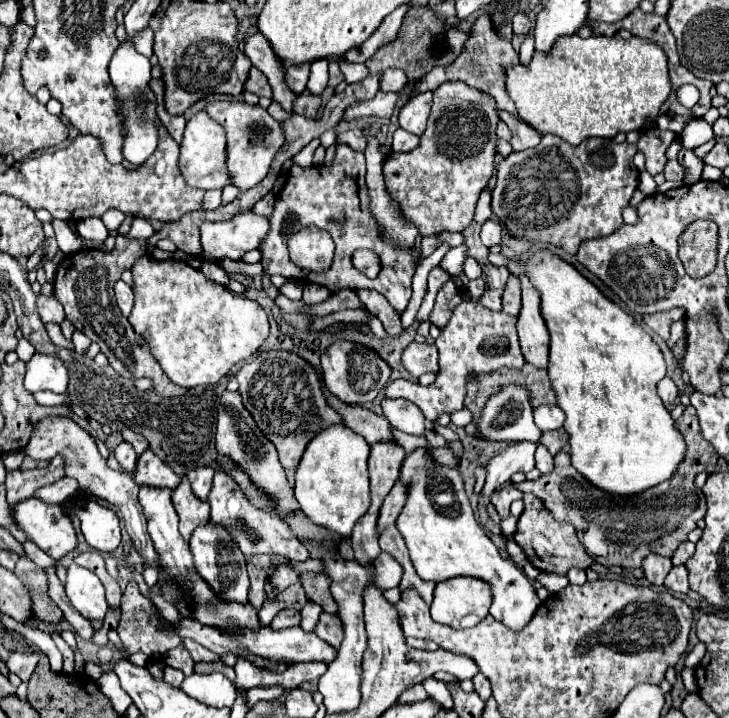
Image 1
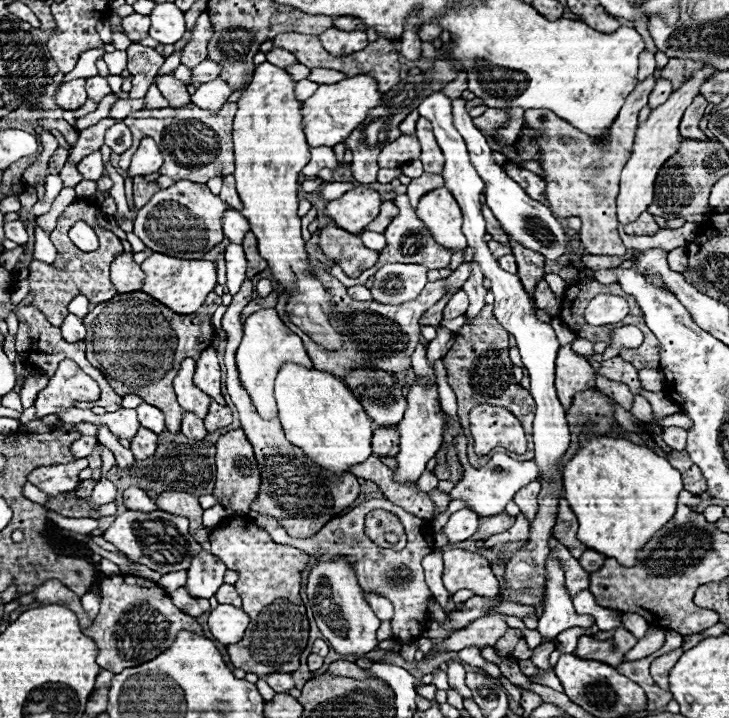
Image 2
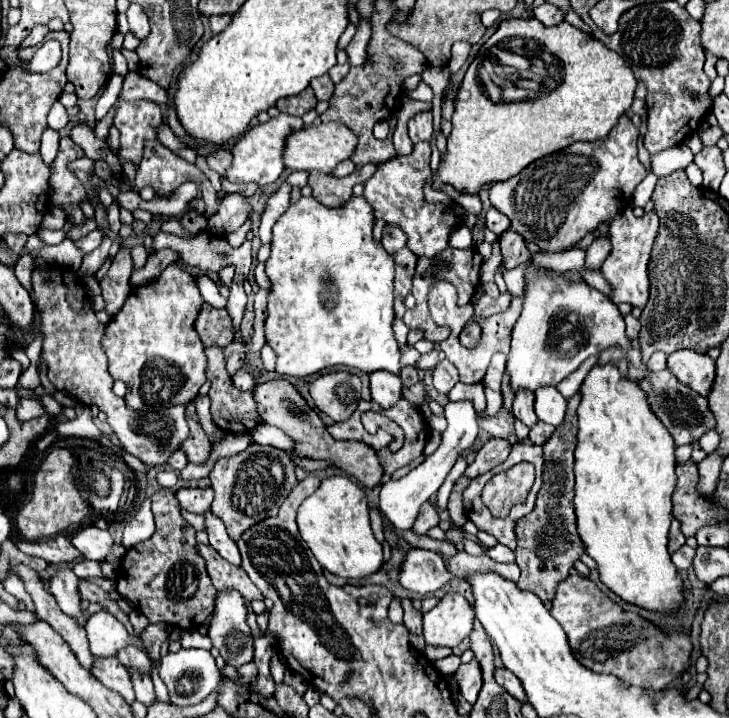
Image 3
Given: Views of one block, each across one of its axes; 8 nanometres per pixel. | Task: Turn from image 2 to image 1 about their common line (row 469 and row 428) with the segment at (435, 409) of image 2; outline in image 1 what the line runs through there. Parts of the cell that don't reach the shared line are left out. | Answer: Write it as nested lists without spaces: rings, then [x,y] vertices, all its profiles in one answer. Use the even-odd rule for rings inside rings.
[[[384,398],[382,410],[394,428],[398,428],[406,434],[424,436],[426,420],[424,420],[424,414],[420,412],[420,408],[416,408],[416,404],[408,402],[404,398]]]

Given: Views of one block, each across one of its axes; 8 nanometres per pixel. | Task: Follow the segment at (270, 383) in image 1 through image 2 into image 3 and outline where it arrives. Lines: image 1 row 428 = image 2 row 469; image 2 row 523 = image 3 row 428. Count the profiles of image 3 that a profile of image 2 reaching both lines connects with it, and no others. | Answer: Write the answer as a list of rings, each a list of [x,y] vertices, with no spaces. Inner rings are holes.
[[[276,378],[276,380],[264,382],[264,384],[256,384],[254,386],[254,400],[258,404],[258,416],[260,416],[262,424],[270,424],[270,426],[284,430],[294,440],[292,452],[298,458],[326,460],[326,462],[334,464],[338,472],[354,476],[364,486],[380,484],[380,478],[384,472],[382,472],[382,466],[378,462],[376,452],[364,442],[348,442],[348,440],[332,438],[328,434],[326,424],[322,422],[320,414],[316,410],[308,408],[302,394],[286,378]]]

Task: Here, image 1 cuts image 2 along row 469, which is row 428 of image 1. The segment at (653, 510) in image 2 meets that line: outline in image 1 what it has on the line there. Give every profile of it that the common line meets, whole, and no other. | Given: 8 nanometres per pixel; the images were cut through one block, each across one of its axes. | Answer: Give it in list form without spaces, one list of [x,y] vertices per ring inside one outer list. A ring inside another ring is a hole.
[[[538,250],[532,260],[508,260],[501,254],[488,254],[494,266],[504,266],[516,278],[528,276],[540,292],[540,312],[550,332],[548,376],[556,392],[556,404],[564,410],[564,430],[570,434],[572,466],[594,486],[614,494],[636,494],[668,480],[684,458],[684,440],[674,428],[670,412],[656,394],[656,384],[666,376],[666,364],[658,344],[642,326],[618,304],[606,298],[572,264],[550,250]]]

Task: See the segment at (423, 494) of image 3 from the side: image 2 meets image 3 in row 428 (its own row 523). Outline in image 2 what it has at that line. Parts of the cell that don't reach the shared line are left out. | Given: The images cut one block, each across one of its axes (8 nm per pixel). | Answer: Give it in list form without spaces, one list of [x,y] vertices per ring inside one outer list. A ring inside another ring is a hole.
[[[462,508],[448,518],[446,526],[440,528],[440,532],[448,538],[450,544],[458,544],[458,542],[468,540],[476,532],[476,528],[478,528],[478,516]]]

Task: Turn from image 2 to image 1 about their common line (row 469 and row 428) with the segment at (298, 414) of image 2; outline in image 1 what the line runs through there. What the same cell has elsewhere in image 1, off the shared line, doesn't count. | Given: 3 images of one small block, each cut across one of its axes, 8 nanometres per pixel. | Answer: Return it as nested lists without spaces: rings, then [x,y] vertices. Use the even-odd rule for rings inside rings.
[[[334,424],[318,432],[304,450],[296,470],[294,496],[304,514],[318,526],[324,526],[340,536],[350,536],[354,524],[370,506],[368,492],[368,442],[344,424]]]

